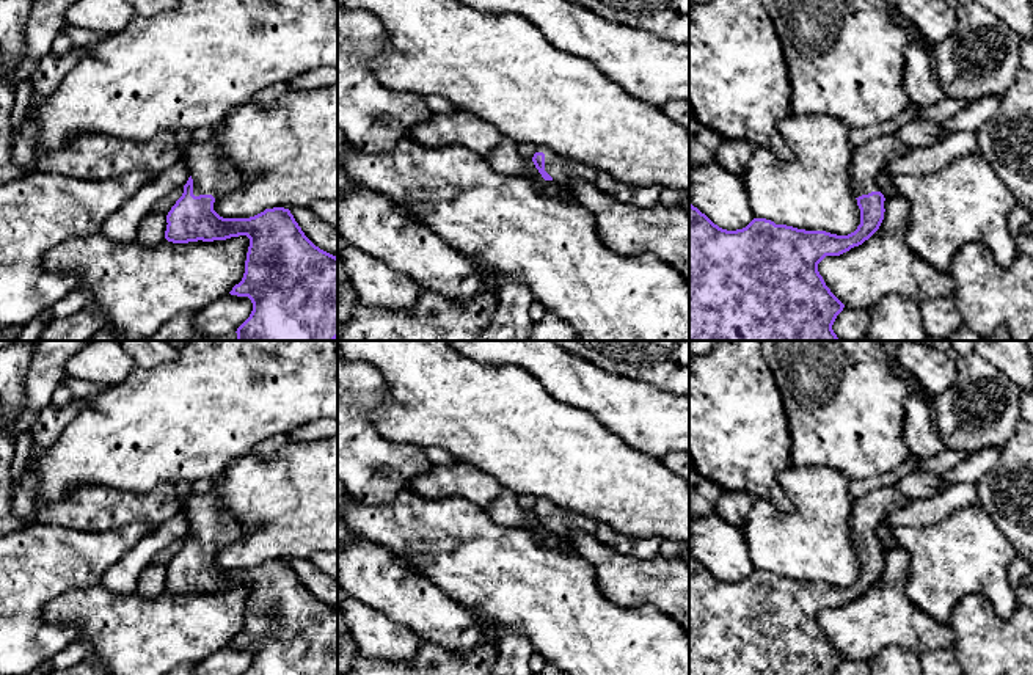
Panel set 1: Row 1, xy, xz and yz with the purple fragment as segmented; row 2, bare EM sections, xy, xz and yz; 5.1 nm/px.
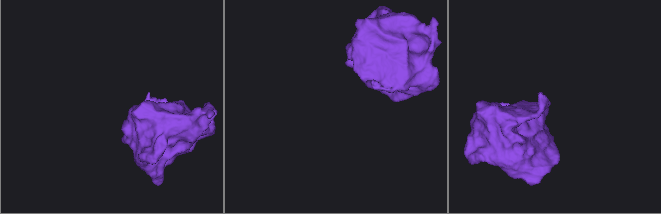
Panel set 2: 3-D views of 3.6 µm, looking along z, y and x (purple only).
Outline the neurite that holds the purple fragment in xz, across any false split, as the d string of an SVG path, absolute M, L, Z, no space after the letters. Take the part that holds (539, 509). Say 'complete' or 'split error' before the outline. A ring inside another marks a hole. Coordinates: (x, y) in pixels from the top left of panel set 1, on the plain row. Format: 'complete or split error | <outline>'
split error | M537 498L532 513L545 532L556 532L565 540L570 540L576 532L593 534L598 527L597 521L564 510L546 498Z

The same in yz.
split error | M881 487L854 501L851 542L860 560L860 576L848 587L798 581L766 570L754 570L743 581L727 582L689 556L689 675L834 675L845 656L826 637L818 615L826 608L840 608L862 597L879 581L885 549L876 534L878 526L907 502L896 487Z

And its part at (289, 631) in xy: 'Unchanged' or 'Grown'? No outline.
Grown

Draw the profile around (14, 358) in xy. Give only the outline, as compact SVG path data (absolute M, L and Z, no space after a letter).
M14 341L0 348L0 413L5 425L19 422L24 410L24 385L31 361L33 345Z

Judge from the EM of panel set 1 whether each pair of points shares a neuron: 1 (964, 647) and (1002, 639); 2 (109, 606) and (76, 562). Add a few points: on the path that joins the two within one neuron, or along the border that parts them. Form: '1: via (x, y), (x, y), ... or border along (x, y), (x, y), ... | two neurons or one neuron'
1: via (974, 647), (992, 647) | one neuron
2: border along (98, 583), (85, 589), (69, 589), (58, 595) | two neurons

